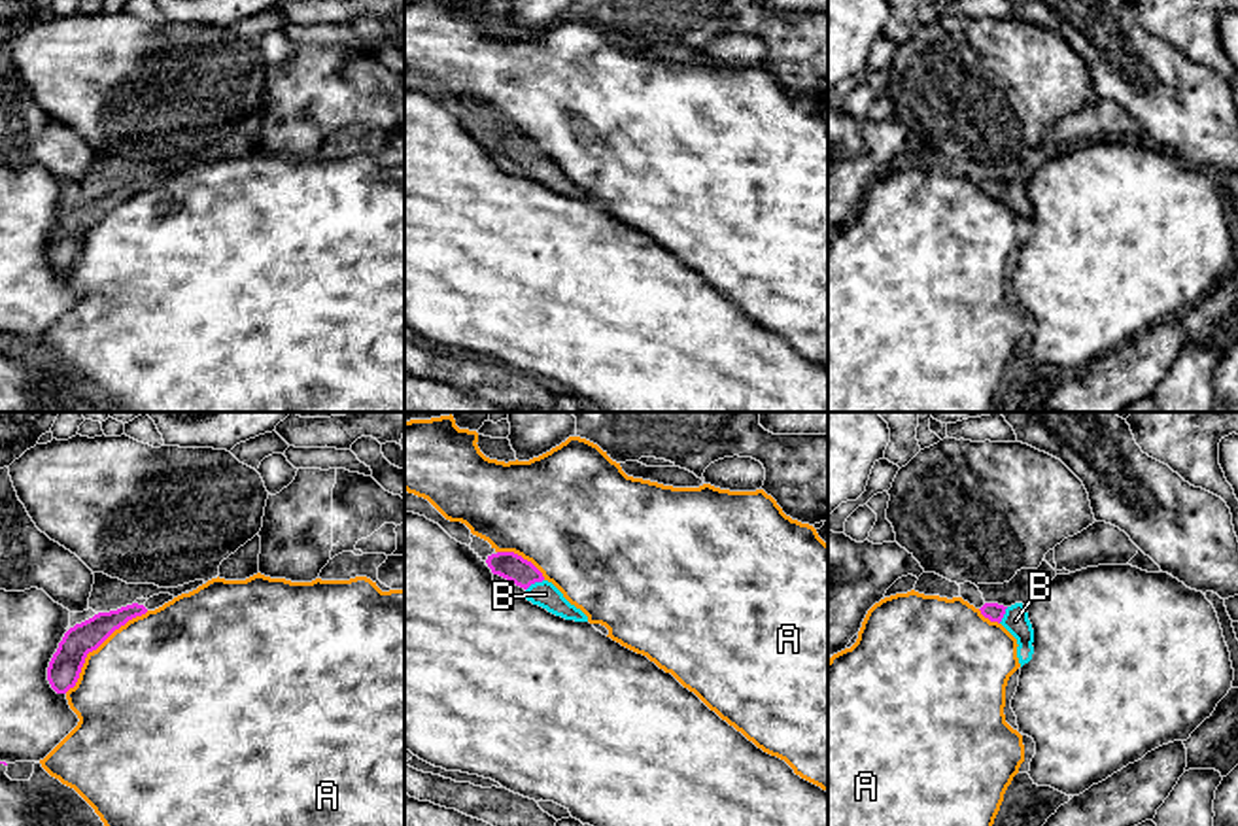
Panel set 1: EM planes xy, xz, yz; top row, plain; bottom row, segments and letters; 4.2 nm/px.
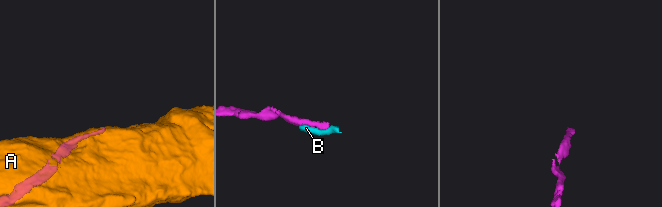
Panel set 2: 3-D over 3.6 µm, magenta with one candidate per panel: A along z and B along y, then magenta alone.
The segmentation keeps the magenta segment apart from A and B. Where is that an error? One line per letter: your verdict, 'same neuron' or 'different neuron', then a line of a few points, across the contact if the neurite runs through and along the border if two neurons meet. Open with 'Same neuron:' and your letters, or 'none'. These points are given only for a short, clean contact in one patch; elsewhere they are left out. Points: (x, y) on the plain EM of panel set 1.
Same neuron: B
A: different neuron
B: same neuron

